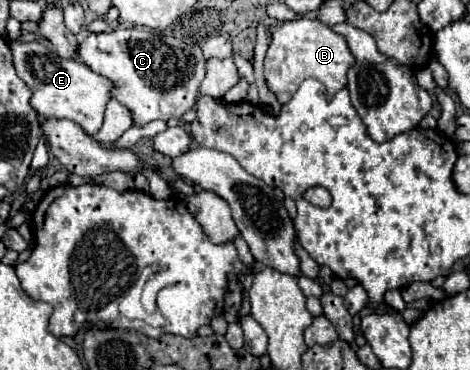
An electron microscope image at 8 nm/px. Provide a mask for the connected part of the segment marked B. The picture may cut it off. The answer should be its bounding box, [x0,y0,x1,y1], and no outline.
[265,16,355,104]

